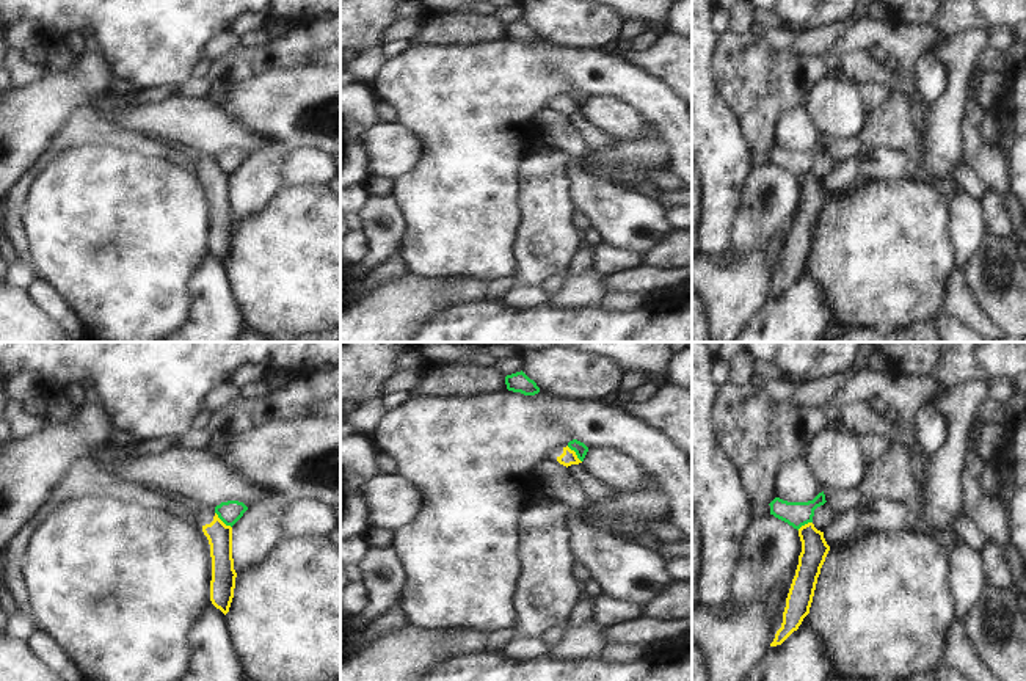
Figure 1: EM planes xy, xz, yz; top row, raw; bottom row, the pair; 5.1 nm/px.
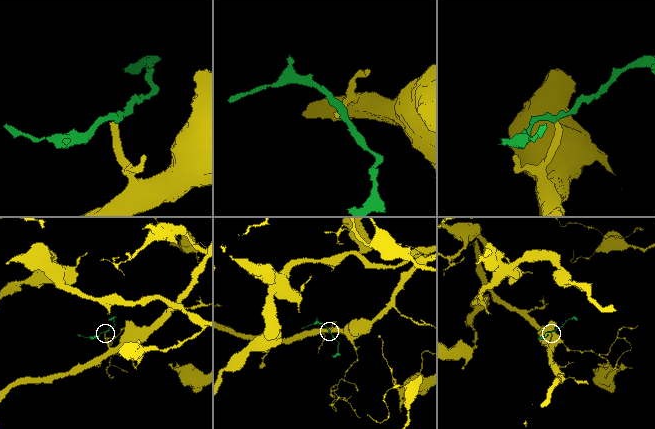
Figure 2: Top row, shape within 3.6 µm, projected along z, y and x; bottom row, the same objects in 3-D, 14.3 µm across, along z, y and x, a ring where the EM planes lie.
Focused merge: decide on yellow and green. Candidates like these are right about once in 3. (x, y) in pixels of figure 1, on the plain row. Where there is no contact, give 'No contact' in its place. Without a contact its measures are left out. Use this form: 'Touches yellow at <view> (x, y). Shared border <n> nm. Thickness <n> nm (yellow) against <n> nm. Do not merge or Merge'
Touches yellow at xy (221, 170). Shared border 120 nm. Thickness 130 nm (yellow) against 120 nm. Do not merge

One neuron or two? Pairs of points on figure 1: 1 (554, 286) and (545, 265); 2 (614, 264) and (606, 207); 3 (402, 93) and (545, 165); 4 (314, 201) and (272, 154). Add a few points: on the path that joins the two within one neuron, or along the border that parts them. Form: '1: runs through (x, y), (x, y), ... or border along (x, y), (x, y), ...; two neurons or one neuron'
1: border along (563, 272), (551, 276), (542, 286); two neurons
2: border along (603, 240), (647, 254); two neurons
3: border along (532, 154), (524, 162), (521, 171), (521, 193); two neurons
4: border along (283, 187), (259, 215); two neurons

